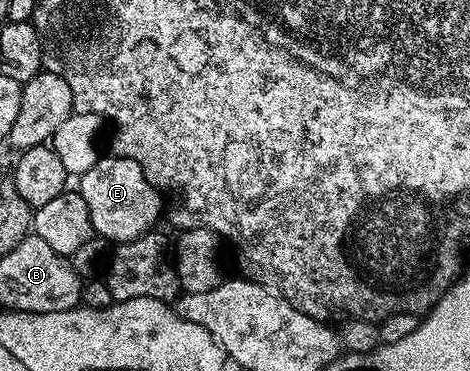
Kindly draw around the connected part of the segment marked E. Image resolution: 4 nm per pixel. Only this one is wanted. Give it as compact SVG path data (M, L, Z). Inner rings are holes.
M117 156L109 157L99 157L98 162L92 164L92 168L88 168L88 172L80 175L80 182L82 182L80 192L84 196L84 204L88 204L88 216L92 216L92 228L95 235L106 239L111 244L121 244L136 240L142 234L151 233L157 227L154 225L157 224L158 217L162 214L164 194L150 183L142 166L136 160Z

